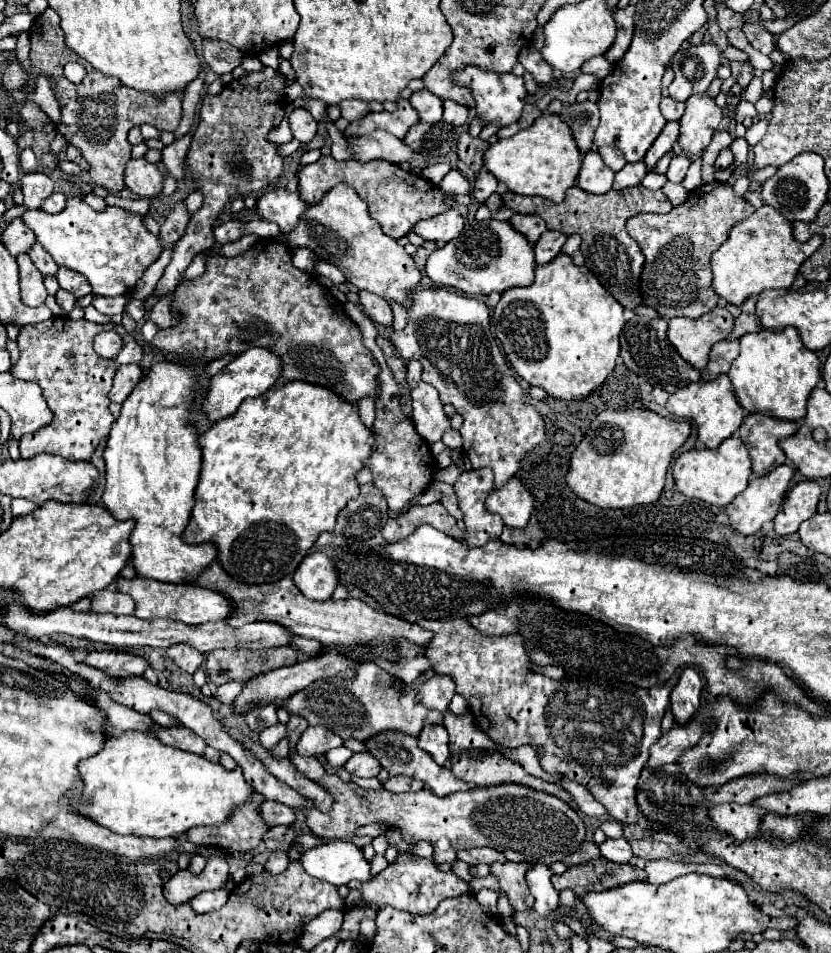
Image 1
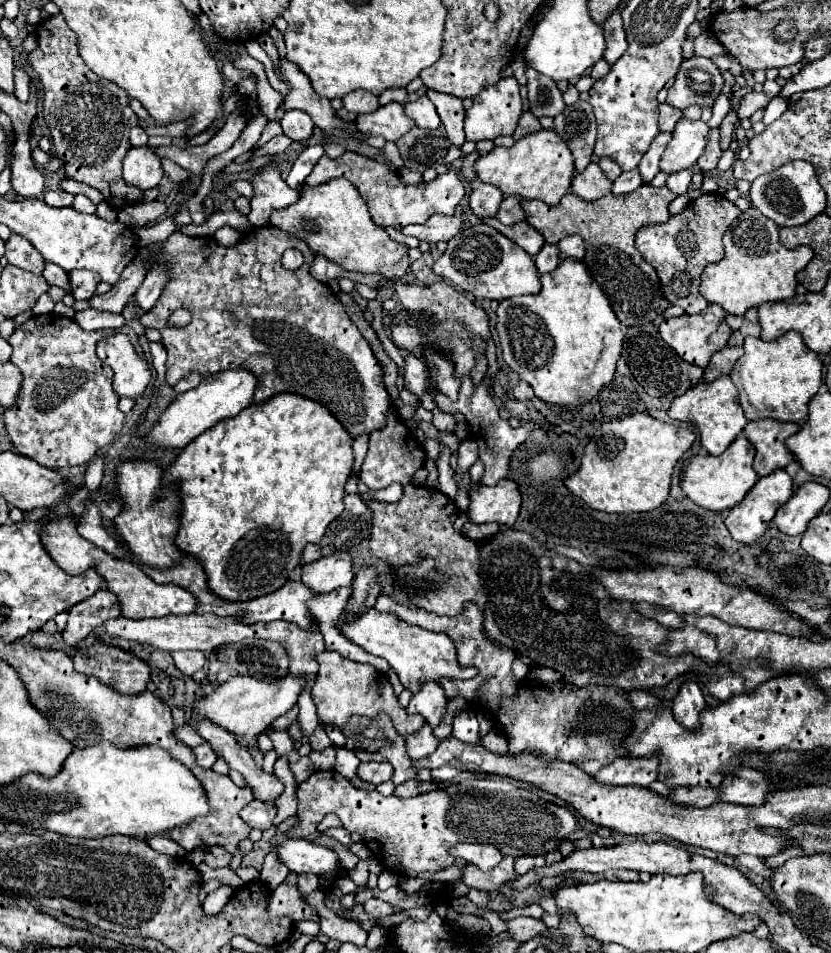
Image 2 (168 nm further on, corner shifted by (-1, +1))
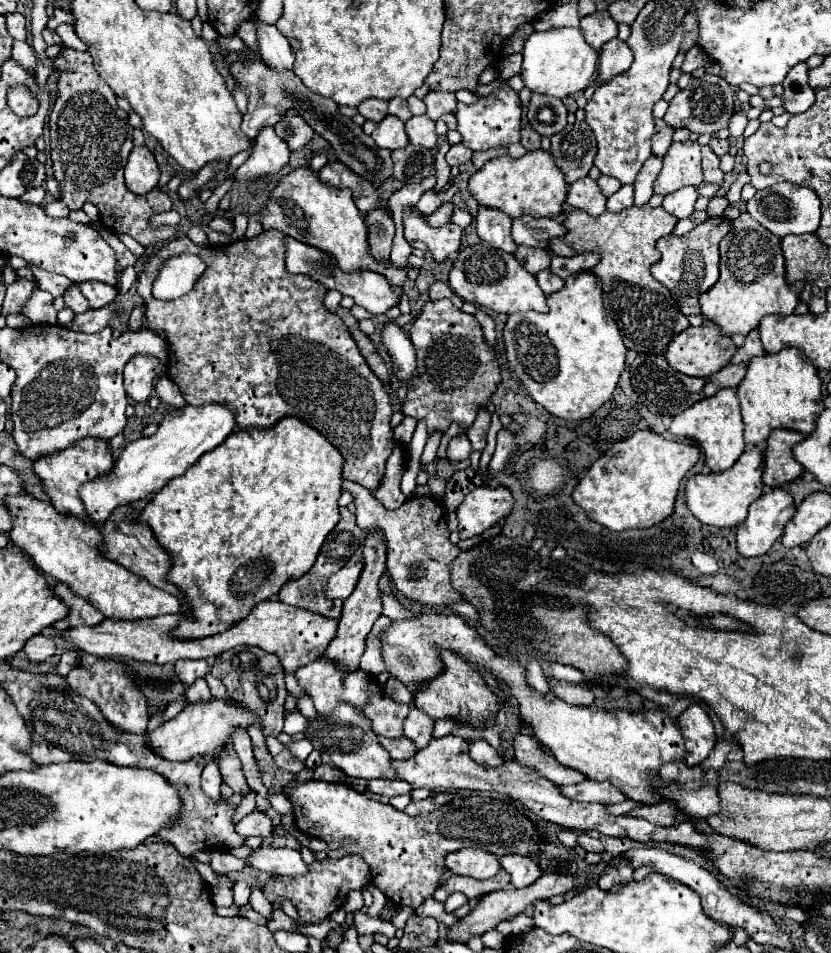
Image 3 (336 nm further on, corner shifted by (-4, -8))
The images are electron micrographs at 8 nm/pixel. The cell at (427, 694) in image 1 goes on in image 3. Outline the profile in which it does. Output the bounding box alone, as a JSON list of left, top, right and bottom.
[404,707,434,749]

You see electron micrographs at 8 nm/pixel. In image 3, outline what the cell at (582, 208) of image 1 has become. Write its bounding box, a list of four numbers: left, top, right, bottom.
[548,203,690,353]

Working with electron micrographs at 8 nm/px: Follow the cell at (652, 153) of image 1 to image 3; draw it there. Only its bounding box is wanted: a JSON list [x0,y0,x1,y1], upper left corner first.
[634,157,662,205]

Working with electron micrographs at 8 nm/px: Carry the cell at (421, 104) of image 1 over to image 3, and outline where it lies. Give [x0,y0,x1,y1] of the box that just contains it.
[406,115,438,149]

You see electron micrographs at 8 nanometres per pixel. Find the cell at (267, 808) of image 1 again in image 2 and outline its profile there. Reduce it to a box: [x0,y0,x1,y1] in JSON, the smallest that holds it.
[239,800,277,830]

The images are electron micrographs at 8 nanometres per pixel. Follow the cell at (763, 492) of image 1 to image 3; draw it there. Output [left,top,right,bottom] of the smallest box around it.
[736,489,794,557]

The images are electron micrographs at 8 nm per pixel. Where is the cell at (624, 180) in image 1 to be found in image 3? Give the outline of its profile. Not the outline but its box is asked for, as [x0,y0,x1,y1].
[606,185,634,213]

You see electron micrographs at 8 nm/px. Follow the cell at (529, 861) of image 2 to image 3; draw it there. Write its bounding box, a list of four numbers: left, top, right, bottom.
[500,855,542,889]

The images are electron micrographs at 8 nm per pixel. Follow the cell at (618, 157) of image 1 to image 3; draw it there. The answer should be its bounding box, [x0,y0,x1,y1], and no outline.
[598,175,622,197]

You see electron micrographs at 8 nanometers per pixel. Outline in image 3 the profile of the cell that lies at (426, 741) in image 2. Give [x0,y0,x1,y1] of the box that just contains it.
[380,737,418,759]

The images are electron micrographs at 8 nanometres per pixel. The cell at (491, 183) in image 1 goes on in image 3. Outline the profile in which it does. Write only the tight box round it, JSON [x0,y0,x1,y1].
[476,207,516,253]

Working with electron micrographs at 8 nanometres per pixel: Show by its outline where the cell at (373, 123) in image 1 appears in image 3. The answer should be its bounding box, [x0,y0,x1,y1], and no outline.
[362,115,410,151]

